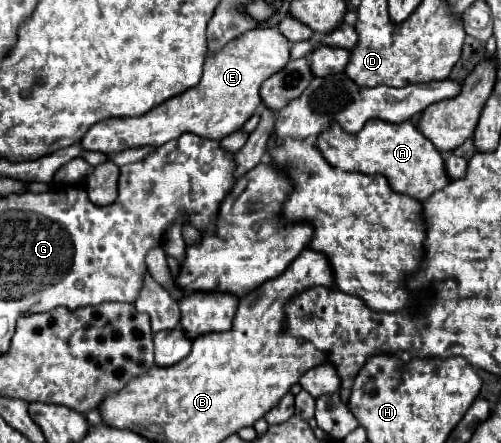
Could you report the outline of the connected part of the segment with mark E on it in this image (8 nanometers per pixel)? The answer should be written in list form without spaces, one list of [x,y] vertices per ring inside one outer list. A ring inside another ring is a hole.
[[[254,28],[242,36],[230,40],[222,50],[208,54],[204,62],[204,74],[198,86],[186,90],[186,94],[174,96],[168,102],[152,108],[146,116],[130,120],[104,120],[94,124],[80,140],[82,150],[116,154],[128,148],[162,146],[168,140],[176,140],[190,132],[208,140],[222,140],[240,130],[244,122],[254,116],[262,104],[260,86],[274,72],[282,70],[290,60],[290,42],[278,32],[278,28]]]

